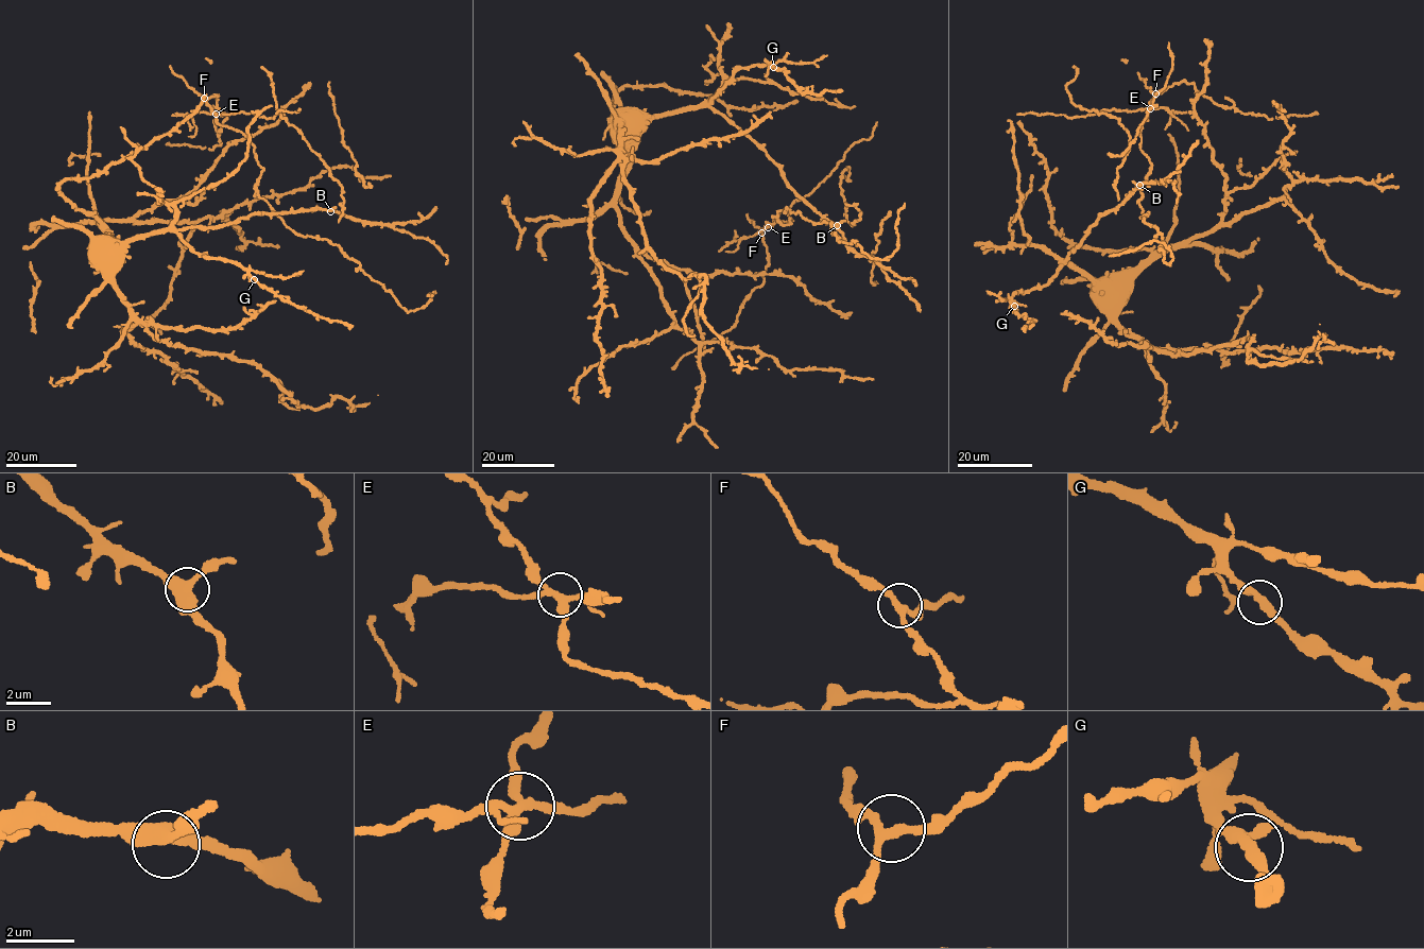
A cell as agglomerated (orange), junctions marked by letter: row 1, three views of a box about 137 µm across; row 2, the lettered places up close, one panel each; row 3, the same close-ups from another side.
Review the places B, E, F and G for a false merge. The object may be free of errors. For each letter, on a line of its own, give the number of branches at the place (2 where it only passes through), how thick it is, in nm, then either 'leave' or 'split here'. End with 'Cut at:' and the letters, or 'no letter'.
B: branches 4; calibre 440 nm; leave
E: branches 4; calibre 280 nm; split here
F: branches 3; calibre 240 nm; leave
G: branches 3; calibre 300 nm; leave
Cut at: E

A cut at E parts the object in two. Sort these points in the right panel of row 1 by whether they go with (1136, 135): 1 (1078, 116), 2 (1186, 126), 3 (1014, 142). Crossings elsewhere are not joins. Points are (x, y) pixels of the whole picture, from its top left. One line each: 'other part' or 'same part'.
1: other part
2: other part
3: same part

